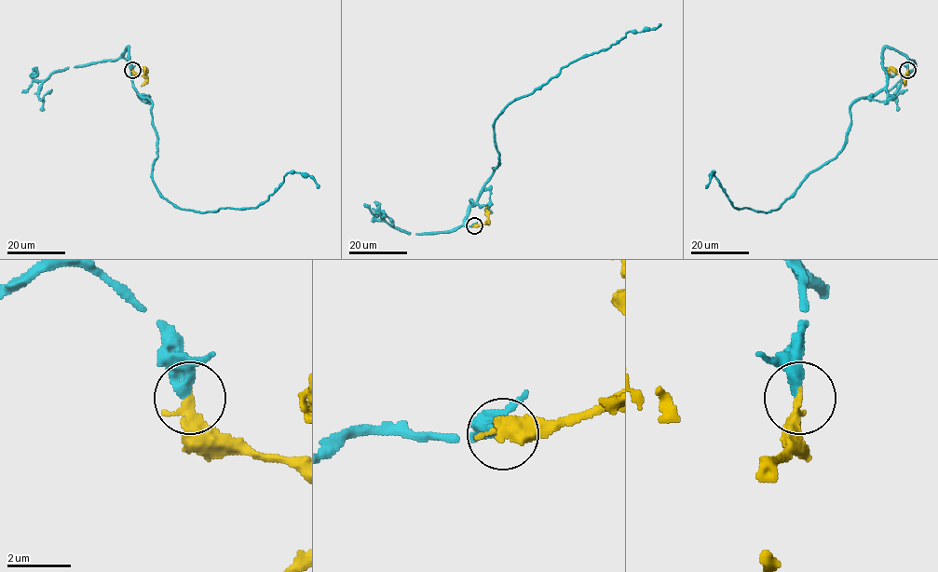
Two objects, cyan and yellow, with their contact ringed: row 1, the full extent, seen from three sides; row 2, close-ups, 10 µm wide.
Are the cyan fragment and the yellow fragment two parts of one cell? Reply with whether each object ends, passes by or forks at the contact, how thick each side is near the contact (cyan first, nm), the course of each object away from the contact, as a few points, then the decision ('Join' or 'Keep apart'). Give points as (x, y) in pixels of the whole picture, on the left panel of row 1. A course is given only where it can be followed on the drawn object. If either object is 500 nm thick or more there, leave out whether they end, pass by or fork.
At the ring cyan ends. At the ring yellow ends. Thickness 400 nm (cyan) against 340 nm. Course of cyan: (133, 69), (168, 200), (256, 207), (288, 172), (318, 187). Course of yellow: (133, 69), (144, 75), (144, 68), (143, 74). Join

